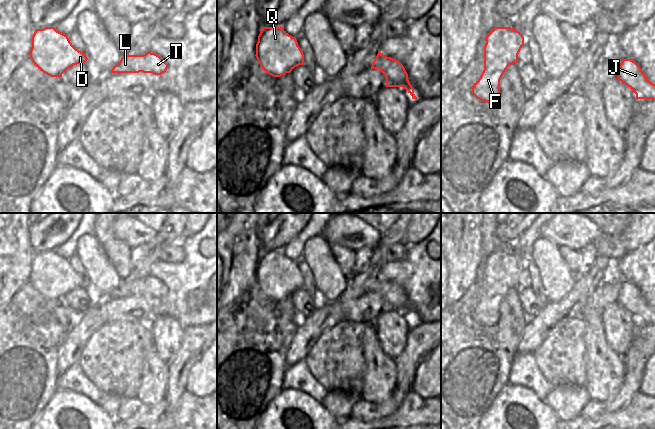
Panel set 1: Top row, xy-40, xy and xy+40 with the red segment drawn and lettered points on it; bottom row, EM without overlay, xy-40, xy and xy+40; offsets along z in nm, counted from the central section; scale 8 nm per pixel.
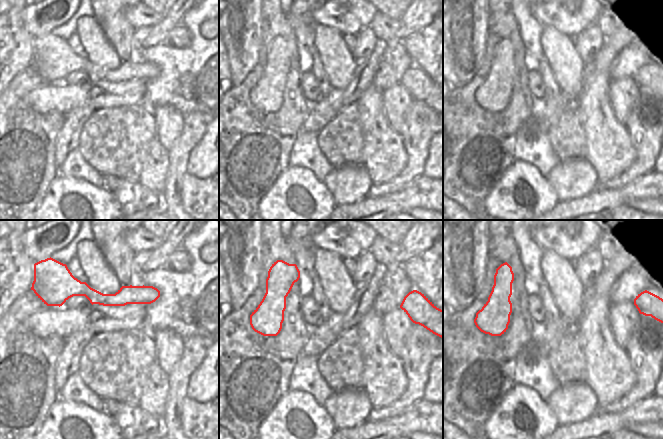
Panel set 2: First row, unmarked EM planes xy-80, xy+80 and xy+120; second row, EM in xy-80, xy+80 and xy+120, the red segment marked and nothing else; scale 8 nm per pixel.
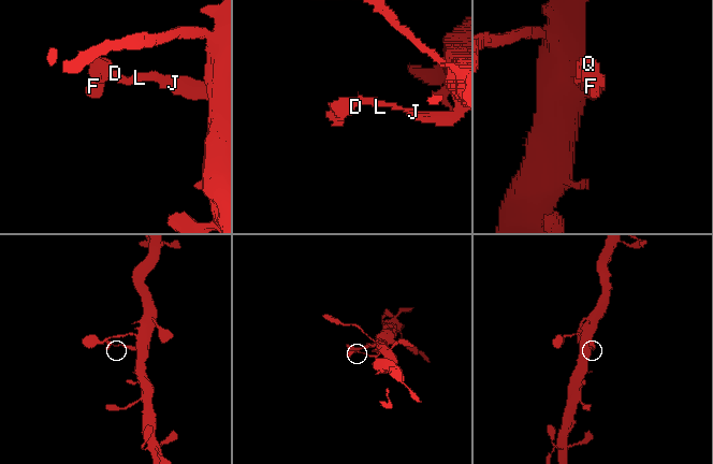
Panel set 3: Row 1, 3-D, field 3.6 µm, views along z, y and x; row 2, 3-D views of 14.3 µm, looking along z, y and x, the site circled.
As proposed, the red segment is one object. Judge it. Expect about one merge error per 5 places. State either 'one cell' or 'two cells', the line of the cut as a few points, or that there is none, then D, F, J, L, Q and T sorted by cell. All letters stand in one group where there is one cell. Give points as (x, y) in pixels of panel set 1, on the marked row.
one cell; cut none; groups D F J L Q T

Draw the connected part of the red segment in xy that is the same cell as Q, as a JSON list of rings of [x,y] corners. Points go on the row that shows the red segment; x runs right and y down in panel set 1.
[[[281,26],[262,27],[255,56],[262,69],[273,77],[281,77],[304,65],[304,54],[296,37],[289,35]]]

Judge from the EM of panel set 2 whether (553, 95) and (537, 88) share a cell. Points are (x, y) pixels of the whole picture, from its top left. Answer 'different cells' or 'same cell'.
different cells

